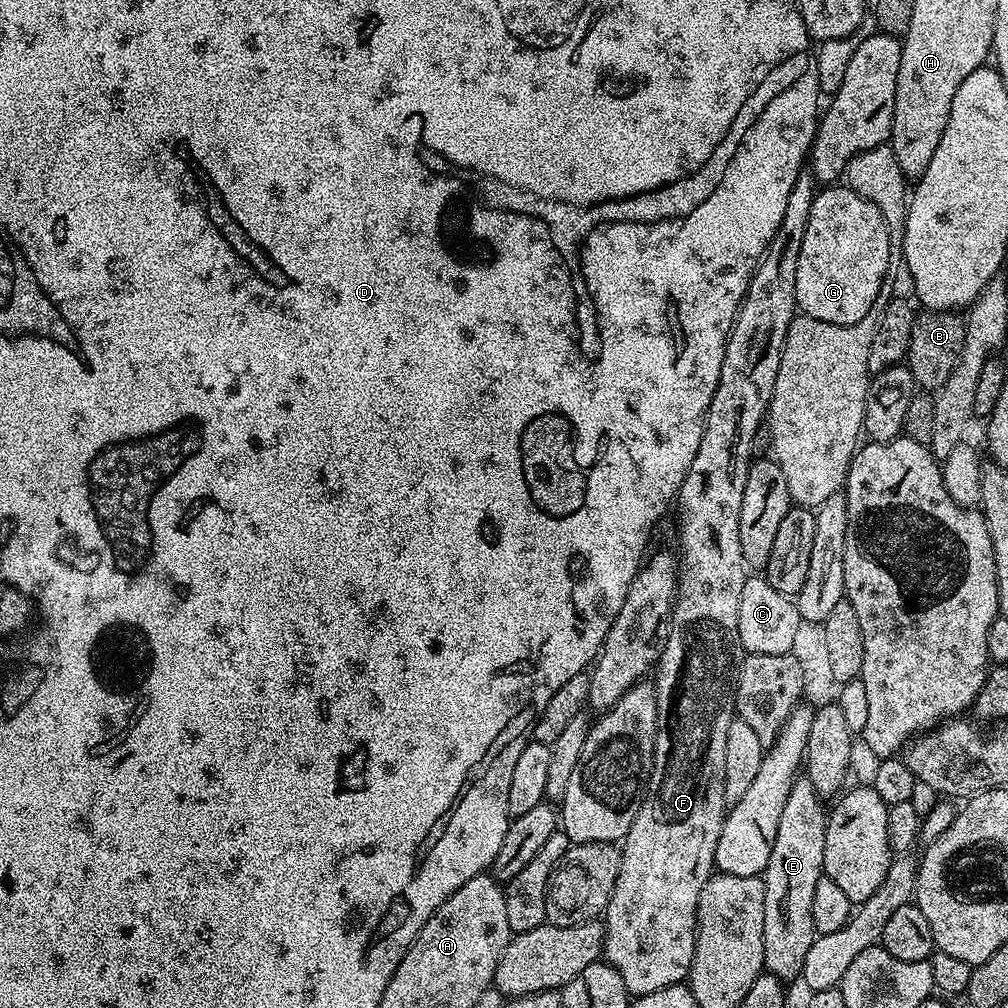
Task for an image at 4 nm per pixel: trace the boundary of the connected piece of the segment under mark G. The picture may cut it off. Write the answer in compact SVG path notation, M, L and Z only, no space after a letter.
M824 186L817 191L810 206L810 222L806 222L806 234L802 234L802 250L798 254L798 274L794 282L796 307L818 322L830 322L838 326L850 326L862 322L870 310L877 307L880 287L888 276L888 267L892 264L894 245L882 210L874 206L854 189L841 186Z

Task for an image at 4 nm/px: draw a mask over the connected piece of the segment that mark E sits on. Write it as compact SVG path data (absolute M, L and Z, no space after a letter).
M807 775L797 776L794 786L790 786L786 806L782 808L778 834L774 834L774 850L770 850L770 862L762 873L766 890L766 918L762 922L764 967L785 982L800 976L806 954L818 935L812 907L814 886L818 886L826 850L828 817L824 804Z

